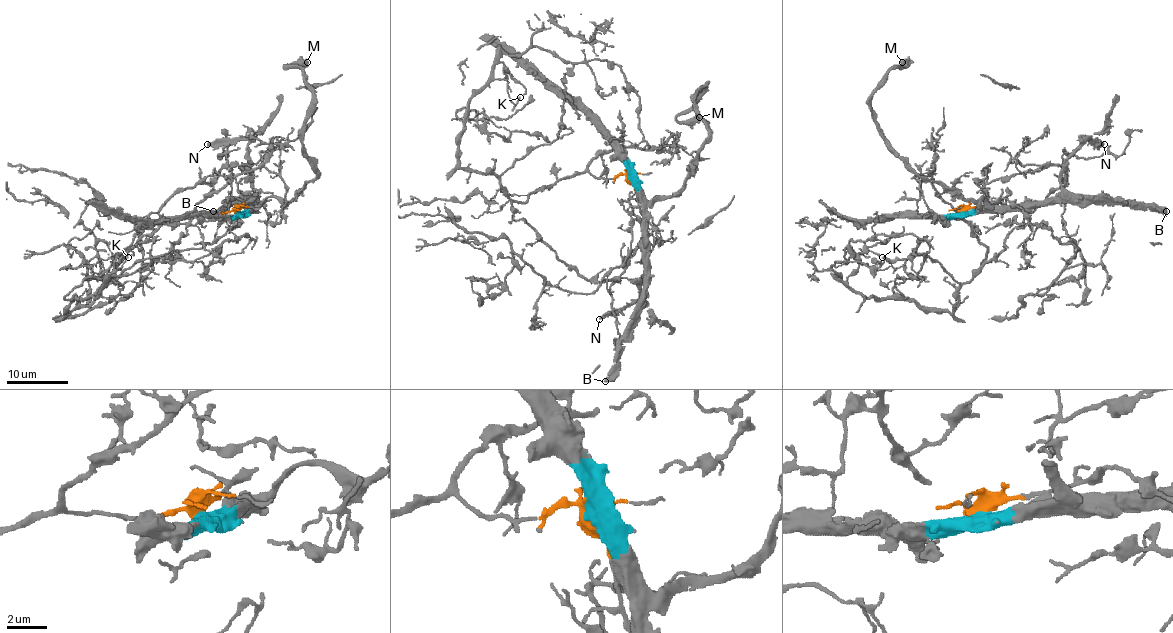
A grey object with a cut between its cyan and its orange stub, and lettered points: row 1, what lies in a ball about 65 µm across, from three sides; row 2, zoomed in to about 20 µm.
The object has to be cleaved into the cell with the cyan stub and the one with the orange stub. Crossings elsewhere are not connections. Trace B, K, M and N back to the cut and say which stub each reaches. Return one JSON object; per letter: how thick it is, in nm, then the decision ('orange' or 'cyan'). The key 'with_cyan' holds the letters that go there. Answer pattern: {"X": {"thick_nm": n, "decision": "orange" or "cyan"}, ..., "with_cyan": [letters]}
{"B": {"thick_nm": 550, "decision": "cyan"}, "K": {"thick_nm": 130, "decision": "orange"}, "M": {"thick_nm": 460, "decision": "cyan"}, "N": {"thick_nm": 320, "decision": "cyan"}, "with_cyan": ["B", "M", "N"]}

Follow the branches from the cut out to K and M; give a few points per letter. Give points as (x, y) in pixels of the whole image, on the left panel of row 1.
K: (235, 212), (166, 219), (90, 304), (67, 310), (96, 298), (128, 258)
M: (235, 212), (268, 196), (291, 201), (317, 176), (303, 138), (312, 87), (300, 68), (284, 66), (307, 61)

